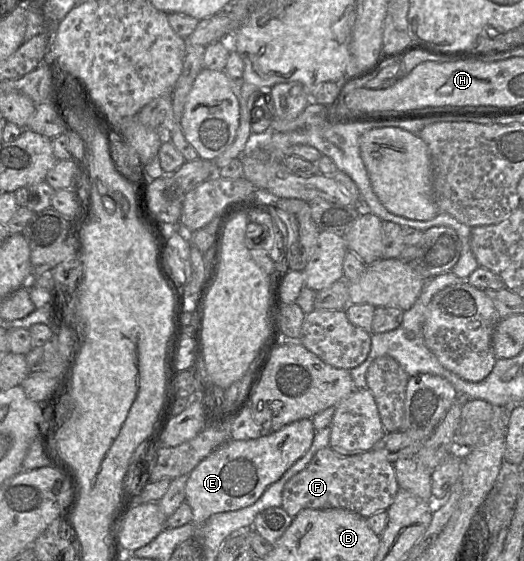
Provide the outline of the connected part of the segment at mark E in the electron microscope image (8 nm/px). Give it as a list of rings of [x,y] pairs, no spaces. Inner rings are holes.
[[[307,418],[257,439],[232,439],[220,446],[188,475],[185,501],[192,509],[192,522],[202,523],[213,514],[254,504],[271,484],[307,453],[315,434],[312,418]]]

